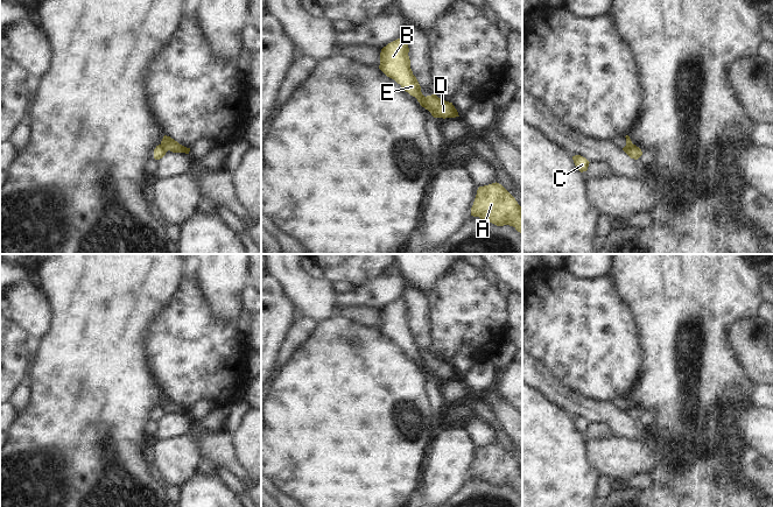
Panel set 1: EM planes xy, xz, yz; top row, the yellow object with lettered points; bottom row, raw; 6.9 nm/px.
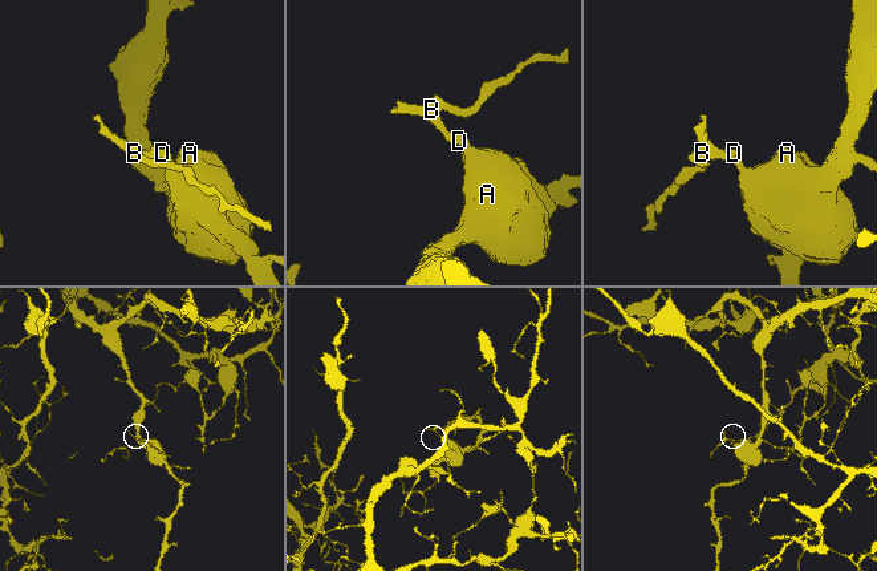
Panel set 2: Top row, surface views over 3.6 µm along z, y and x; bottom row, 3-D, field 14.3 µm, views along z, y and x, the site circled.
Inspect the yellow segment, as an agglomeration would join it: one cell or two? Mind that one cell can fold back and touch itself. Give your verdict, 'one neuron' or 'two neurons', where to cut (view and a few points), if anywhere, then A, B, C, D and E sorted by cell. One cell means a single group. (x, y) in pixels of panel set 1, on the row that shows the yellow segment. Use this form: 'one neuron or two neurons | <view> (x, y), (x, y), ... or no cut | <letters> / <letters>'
two neurons | xz (424, 97), (424, 106), (427, 108) | A D / B C E

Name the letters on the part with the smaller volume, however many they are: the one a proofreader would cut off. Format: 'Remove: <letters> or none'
Remove: B, C, E

